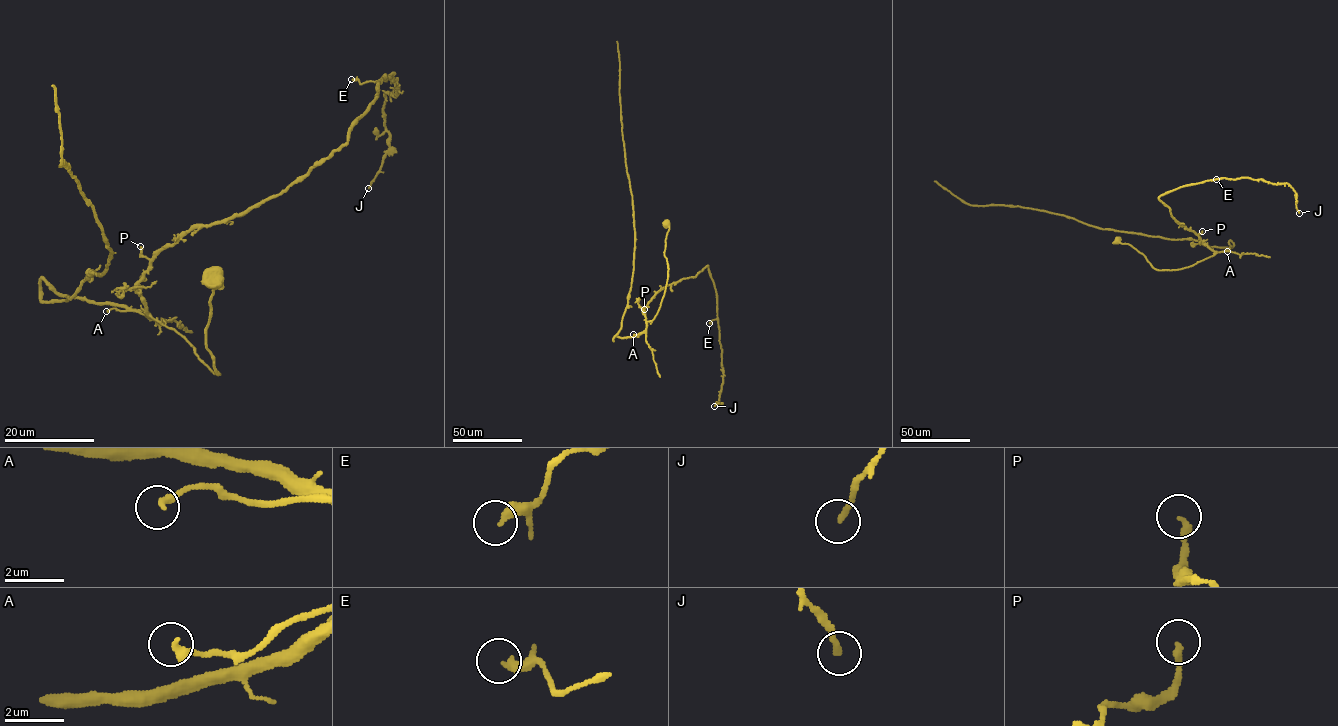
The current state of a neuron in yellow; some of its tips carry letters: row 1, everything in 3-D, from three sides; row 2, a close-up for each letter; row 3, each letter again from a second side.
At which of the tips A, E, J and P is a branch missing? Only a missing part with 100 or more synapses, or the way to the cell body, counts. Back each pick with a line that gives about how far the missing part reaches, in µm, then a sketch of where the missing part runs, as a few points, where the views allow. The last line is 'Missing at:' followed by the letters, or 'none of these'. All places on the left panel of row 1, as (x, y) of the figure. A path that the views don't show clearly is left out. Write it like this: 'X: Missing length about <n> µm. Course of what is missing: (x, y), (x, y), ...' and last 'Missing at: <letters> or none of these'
Missing at: none of these

